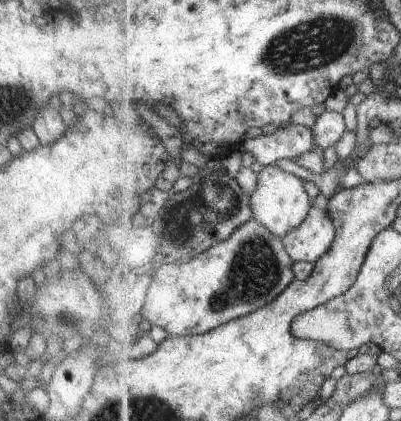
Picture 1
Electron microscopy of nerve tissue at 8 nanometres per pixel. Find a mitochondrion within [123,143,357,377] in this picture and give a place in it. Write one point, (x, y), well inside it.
(255, 271)

